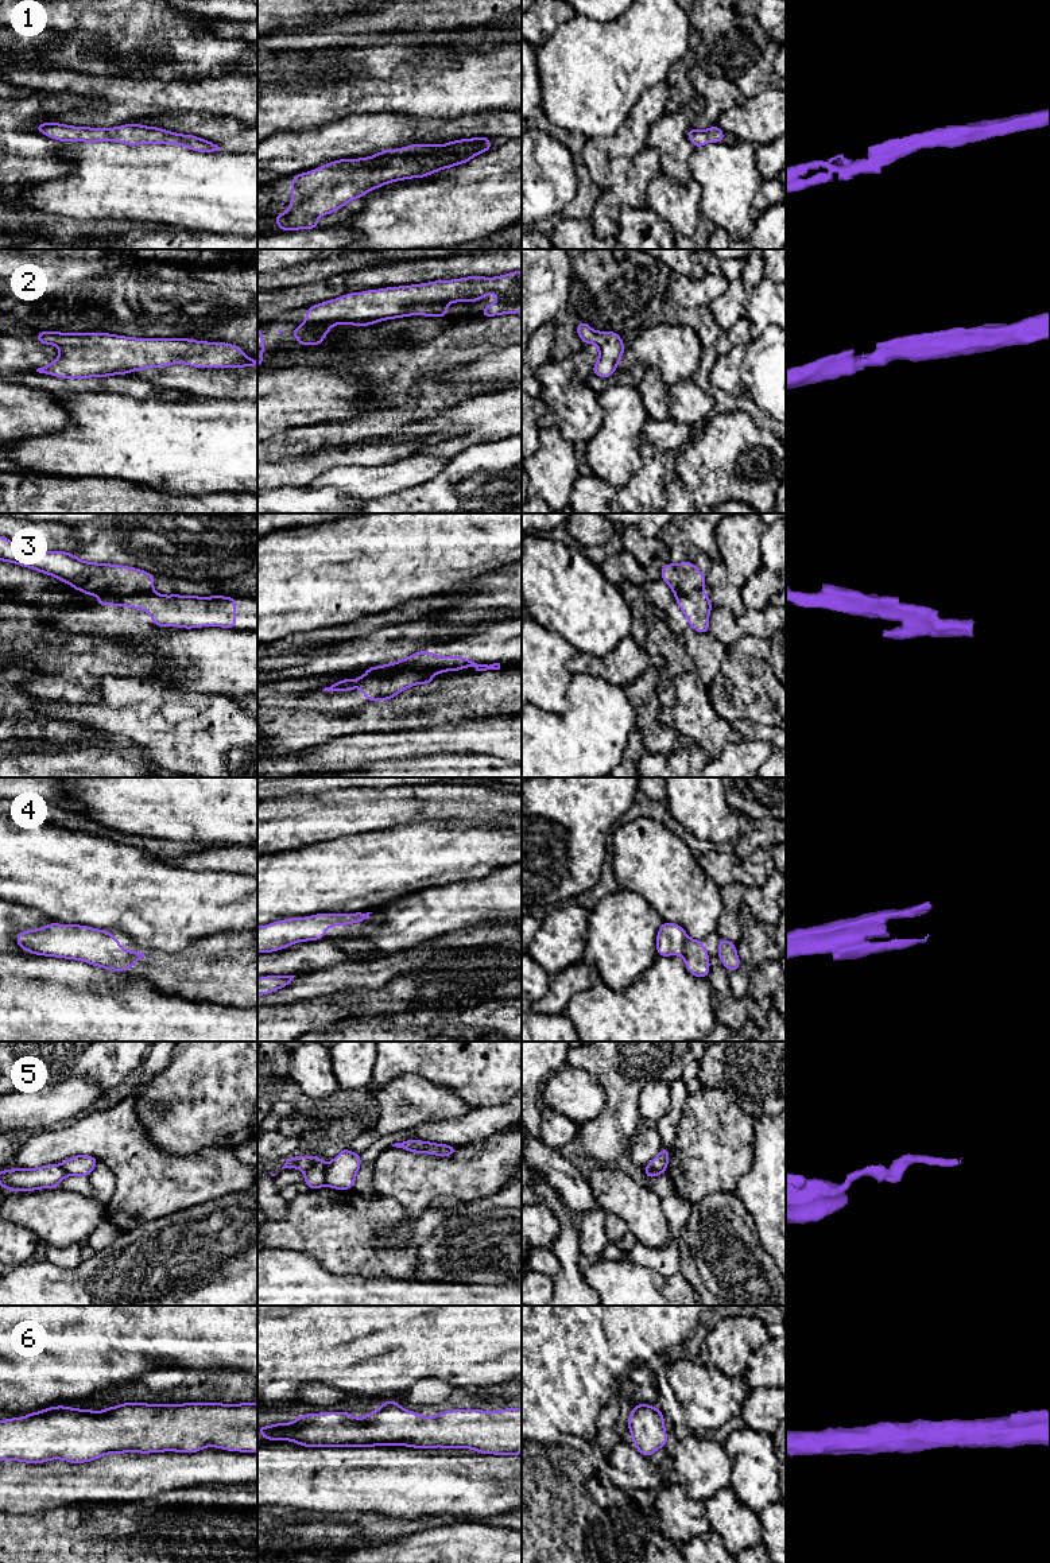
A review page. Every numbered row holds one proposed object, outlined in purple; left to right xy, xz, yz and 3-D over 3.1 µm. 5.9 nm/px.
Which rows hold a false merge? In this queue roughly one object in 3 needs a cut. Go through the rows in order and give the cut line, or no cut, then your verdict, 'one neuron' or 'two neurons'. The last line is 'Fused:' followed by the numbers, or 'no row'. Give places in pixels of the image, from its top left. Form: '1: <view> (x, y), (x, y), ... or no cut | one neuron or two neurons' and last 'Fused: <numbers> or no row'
1: no cut | one neuron
2: no cut | one neuron
3: xz (430, 652), (413, 663), (394, 667), (384, 677), (375, 670) | two neurons
4: no cut | one neuron
5: xz (328, 1164), (324, 1185) | two neurons
6: no cut | one neuron
Fused: 3, 5

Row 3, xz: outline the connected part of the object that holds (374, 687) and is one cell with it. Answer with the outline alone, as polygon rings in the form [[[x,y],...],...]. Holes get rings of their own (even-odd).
[[[430,652],[425,659],[410,664],[394,668],[385,678],[380,678],[376,667],[368,667],[368,674],[363,678],[360,684],[367,702],[373,699],[390,701],[403,690],[425,683],[431,684],[433,674],[442,674],[445,671],[460,671],[465,667],[474,667],[476,671],[500,670],[500,663],[480,664],[462,656],[439,658]]]

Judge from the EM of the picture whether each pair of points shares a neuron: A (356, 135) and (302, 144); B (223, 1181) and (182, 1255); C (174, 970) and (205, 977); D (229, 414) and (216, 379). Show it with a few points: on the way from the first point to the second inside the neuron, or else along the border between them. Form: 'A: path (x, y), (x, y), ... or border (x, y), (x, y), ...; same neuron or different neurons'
A: path (343, 139), (316, 144); same neuron
B: border (243, 1189), (198, 1202), (183, 1210); different neurons
C: path (182, 977), (197, 977); same neuron
D: border (196, 396), (243, 400); different neurons

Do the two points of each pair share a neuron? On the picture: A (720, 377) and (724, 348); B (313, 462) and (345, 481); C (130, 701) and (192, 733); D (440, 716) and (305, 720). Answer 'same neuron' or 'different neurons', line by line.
A: different neurons
B: different neurons
C: same neuron
D: same neuron

